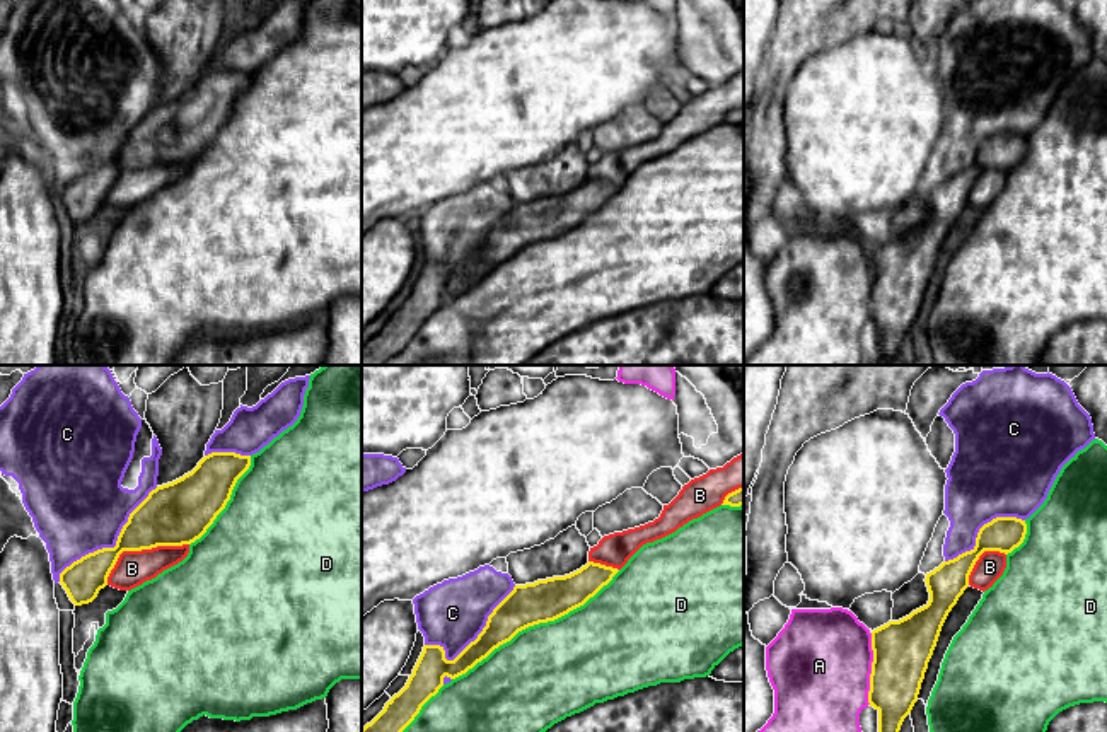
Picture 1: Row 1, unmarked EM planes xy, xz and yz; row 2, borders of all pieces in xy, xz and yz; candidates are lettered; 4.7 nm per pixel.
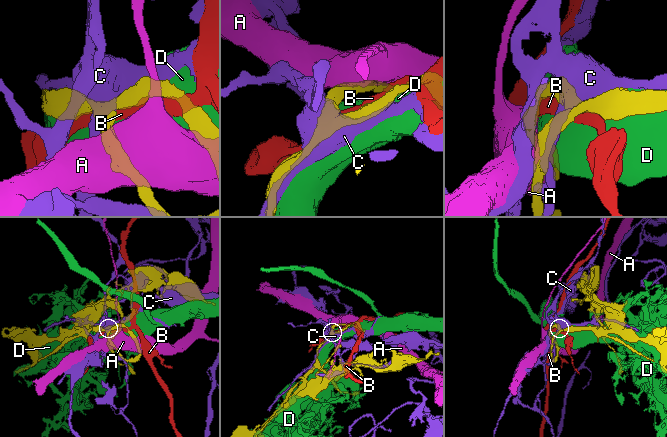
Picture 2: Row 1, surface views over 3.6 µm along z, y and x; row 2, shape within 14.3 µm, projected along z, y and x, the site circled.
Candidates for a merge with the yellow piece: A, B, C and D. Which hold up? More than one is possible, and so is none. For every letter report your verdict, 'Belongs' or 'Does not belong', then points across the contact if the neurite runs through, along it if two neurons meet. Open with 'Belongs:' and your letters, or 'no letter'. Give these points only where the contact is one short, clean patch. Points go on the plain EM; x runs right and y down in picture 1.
Belongs: C
A: Does not belong
B: Does not belong
C: Belongs
D: Does not belong

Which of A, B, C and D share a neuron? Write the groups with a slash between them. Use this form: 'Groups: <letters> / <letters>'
Groups: A / B / C / D

